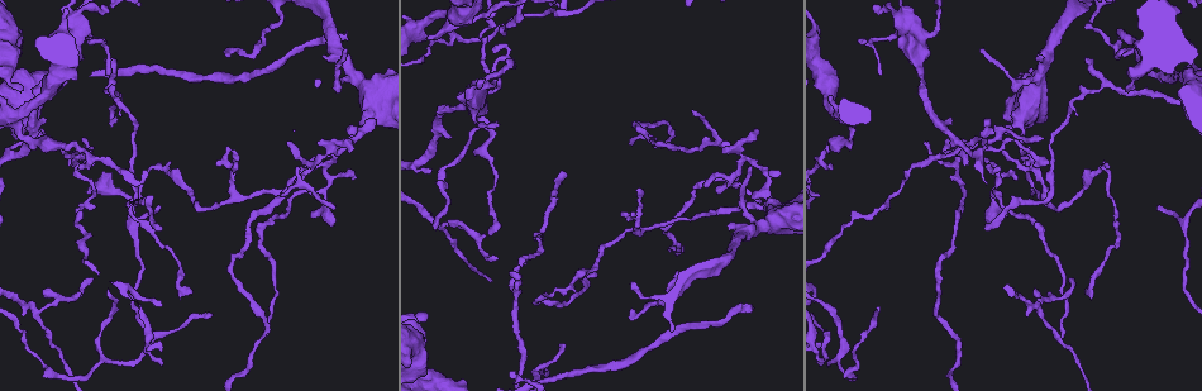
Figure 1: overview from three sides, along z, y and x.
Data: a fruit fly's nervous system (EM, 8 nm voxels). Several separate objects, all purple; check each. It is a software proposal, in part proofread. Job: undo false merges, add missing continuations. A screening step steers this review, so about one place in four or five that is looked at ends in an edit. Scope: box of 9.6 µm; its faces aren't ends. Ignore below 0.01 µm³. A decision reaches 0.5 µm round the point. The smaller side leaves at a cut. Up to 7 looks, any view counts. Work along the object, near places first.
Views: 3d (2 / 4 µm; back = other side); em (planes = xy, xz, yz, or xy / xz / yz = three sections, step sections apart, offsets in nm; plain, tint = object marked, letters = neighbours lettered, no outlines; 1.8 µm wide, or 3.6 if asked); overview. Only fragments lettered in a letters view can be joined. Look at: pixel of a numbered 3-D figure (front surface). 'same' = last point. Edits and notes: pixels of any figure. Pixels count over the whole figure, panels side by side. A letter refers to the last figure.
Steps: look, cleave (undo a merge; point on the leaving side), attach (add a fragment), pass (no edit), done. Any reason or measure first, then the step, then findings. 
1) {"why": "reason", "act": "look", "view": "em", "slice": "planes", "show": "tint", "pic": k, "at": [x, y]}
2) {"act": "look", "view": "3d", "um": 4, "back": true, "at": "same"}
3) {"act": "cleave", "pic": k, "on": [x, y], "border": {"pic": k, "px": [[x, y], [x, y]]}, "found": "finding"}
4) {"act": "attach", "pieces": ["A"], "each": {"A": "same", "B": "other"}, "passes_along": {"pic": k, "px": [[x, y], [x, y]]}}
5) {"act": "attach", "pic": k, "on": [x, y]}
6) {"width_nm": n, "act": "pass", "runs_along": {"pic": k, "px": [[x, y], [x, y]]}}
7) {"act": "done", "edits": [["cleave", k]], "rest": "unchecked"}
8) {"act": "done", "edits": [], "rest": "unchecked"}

{"why": "branch stops here", "act": "look", "view": "3d", "um": 4, "pic": 1, "at": [1062, 337]}

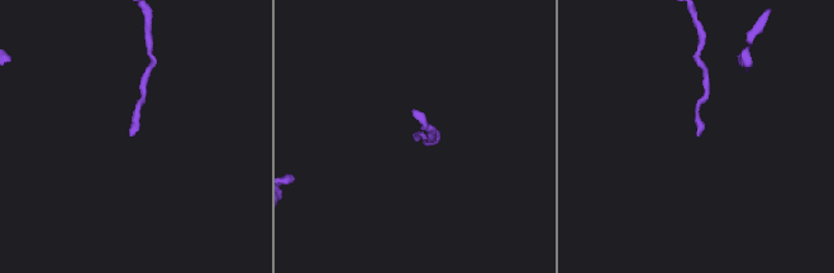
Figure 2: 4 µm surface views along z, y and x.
{"why": "shape alone is not enough", "act": "look", "view": "em", "slice": "xz", "step": 4, "show": "letters", "pic": 2, "at": [418, 135]}

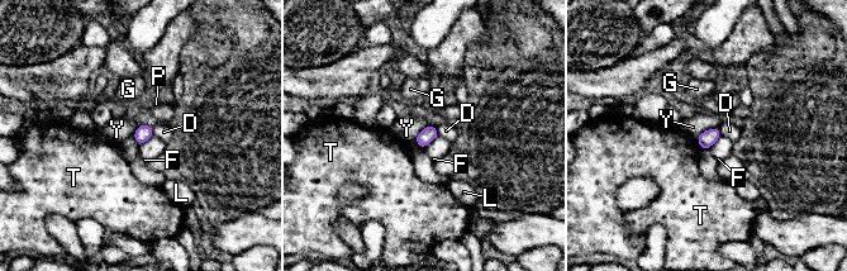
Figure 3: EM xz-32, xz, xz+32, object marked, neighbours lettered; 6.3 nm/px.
{"longest_contact_nm": ["Y", 160], "act": "pass", "each": {"D": "other", "F": "other", "G": "other", "L": "other", "P": "other", "T": "other", "Y": "other"}, "border": {"pic": 3, "px": [[718, 127], [705, 129], [696, 138]]}, "found": "no lettered fragment goes on from it"}

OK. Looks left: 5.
{"why": "side arm on a straight run", "act": "look", "view": "em", "slice": "planes", "show": "letters", "pic": 1, "at": [511, 16]}

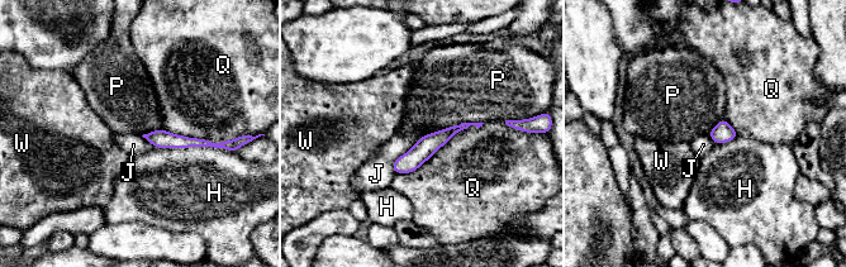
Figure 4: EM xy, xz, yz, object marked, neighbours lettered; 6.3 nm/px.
{"act": "pass", "each": {"H": "other", "J": "other", "P": "other", "Q": "other", "W": "other"}, "runs_along": {"pic": 4, "px": [[464, 125], [428, 144], [398, 170]]}, "found": "one neuron here"}

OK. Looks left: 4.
{"why": "arms part here", "act": "look", "view": "3d", "um": 4, "pic": 1, "at": [337, 150]}

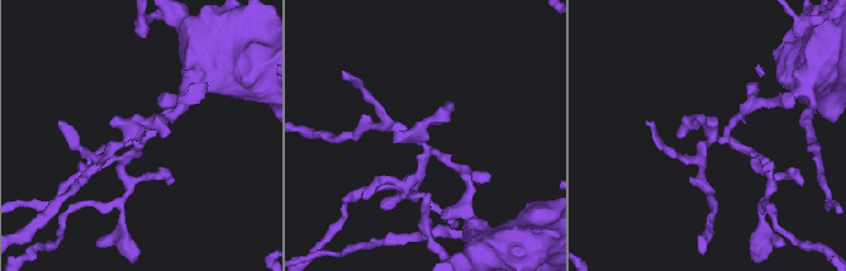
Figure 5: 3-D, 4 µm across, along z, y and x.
{"act": "look", "view": "em", "slice": "xy", "step": 8, "show": "tint", "pic": 5, "at": [425, 149]}

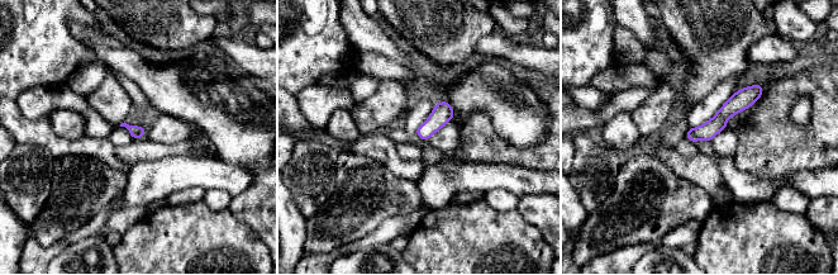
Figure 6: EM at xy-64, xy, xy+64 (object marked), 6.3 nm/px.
{"why": "what lies round it", "act": "look", "view": "em", "slice": "xy", "step": 8, "show": "letters", "at": "same"}

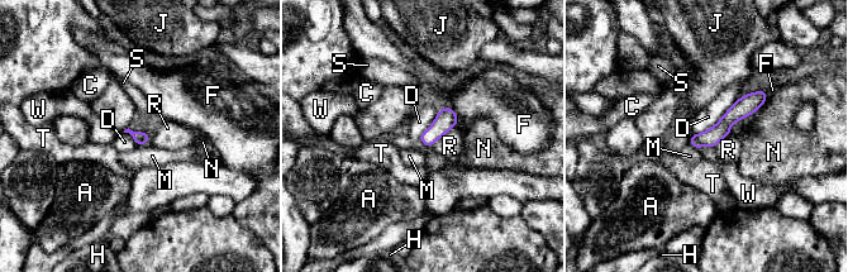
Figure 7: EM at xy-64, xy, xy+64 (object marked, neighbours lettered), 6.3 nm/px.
{"act": "pass", "each": {"A": "other", "C": "other", "D": "other", "F": "other", "H": "other", "J": "other", "M": "other", "N": "other", "R": "other", "S": "other", "T": "other", "W": "other"}, "runs_along": {"pic": 7, "px": [[763, 95], [710, 138], [692, 141]]}, "found": "continuous, no second neuron"}

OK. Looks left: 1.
{"act": "done", "edits": [], "rest": "unchecked"}

